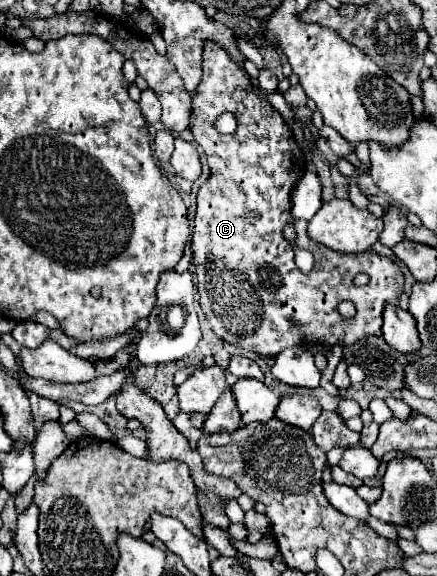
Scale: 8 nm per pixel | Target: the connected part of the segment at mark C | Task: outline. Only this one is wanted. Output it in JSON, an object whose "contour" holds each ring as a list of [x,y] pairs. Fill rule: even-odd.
{"contour":[[[208,42],[208,46],[204,48],[204,76],[200,80],[200,86],[196,88],[196,96],[192,96],[192,118],[190,118],[190,130],[196,138],[196,142],[202,146],[206,158],[208,158],[208,166],[210,166],[210,178],[208,182],[198,190],[198,212],[196,212],[196,218],[194,218],[194,266],[196,266],[196,286],[198,286],[198,294],[200,294],[200,306],[204,310],[204,316],[210,324],[210,328],[214,330],[214,334],[218,334],[224,342],[228,344],[234,344],[234,346],[242,346],[244,350],[250,350],[250,352],[256,352],[260,356],[278,356],[284,348],[290,348],[290,346],[298,346],[298,344],[306,344],[306,342],[316,342],[316,344],[326,344],[326,346],[336,346],[336,344],[342,344],[342,346],[350,346],[366,336],[380,336],[382,334],[382,312],[384,312],[384,306],[386,304],[398,304],[398,298],[402,294],[402,288],[404,288],[404,274],[402,270],[398,268],[398,264],[394,264],[390,258],[384,258],[376,252],[364,252],[364,254],[332,254],[332,250],[324,250],[324,246],[316,246],[308,236],[306,236],[306,226],[308,222],[306,220],[294,220],[294,226],[296,226],[296,236],[298,236],[298,246],[312,252],[314,256],[314,268],[304,274],[302,270],[298,270],[298,266],[294,264],[292,260],[292,246],[282,238],[282,228],[286,226],[286,222],[290,220],[290,194],[292,194],[292,186],[298,182],[298,178],[302,178],[304,174],[304,168],[306,168],[306,160],[304,160],[304,152],[302,148],[298,146],[298,142],[294,140],[294,134],[290,132],[290,128],[286,126],[284,118],[278,114],[278,110],[274,110],[270,106],[270,102],[264,102],[258,98],[256,90],[252,88],[252,82],[248,78],[248,74],[244,70],[240,70],[232,60],[228,60],[228,54],[224,54],[224,50],[220,50],[214,42]],[[224,112],[232,112],[236,116],[236,122],[238,122],[238,130],[230,136],[222,136],[214,130],[212,122],[224,114]],[[356,274],[368,274],[368,284],[366,286],[356,286],[354,284],[354,276]],[[342,300],[352,300],[356,304],[356,316],[352,320],[346,320],[340,316],[338,312],[338,304]]]}

